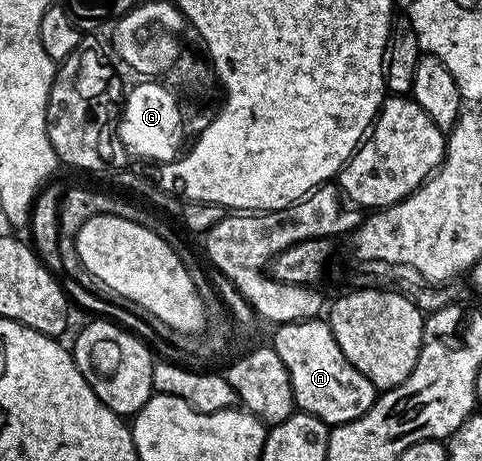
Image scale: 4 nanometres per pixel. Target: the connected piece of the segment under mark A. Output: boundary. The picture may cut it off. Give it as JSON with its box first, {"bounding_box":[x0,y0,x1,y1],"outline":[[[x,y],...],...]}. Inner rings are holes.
{"bounding_box":[271,318,379,425],"outline":[[[320,318],[304,319],[301,322],[282,323],[271,340],[275,353],[279,353],[279,361],[289,374],[293,402],[300,410],[309,415],[319,417],[325,423],[336,425],[355,421],[371,409],[371,405],[379,394],[376,387],[347,357],[343,357],[343,349],[335,341],[328,322]]]}

